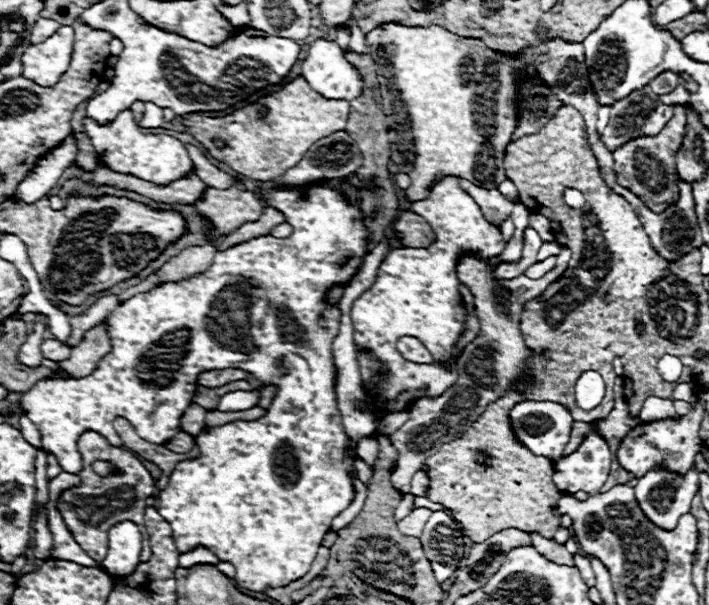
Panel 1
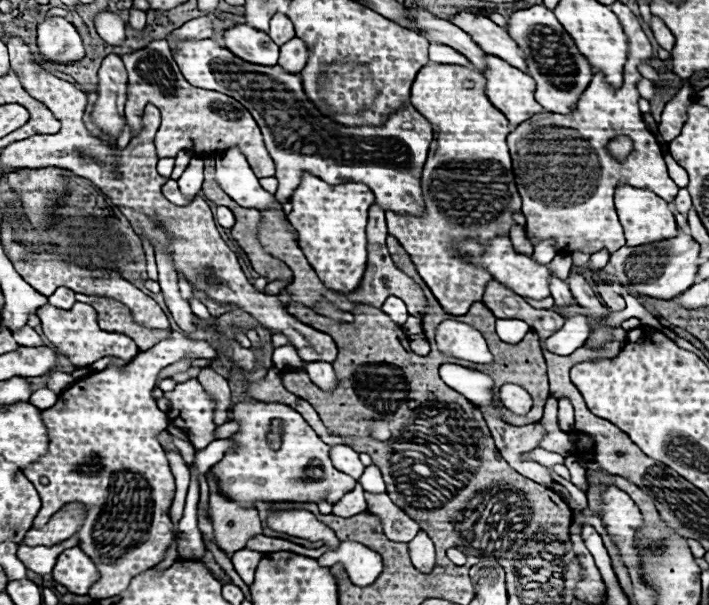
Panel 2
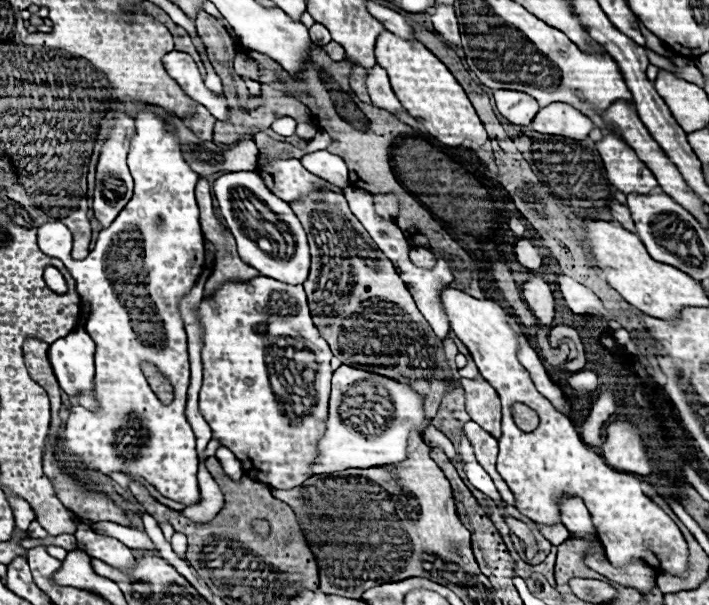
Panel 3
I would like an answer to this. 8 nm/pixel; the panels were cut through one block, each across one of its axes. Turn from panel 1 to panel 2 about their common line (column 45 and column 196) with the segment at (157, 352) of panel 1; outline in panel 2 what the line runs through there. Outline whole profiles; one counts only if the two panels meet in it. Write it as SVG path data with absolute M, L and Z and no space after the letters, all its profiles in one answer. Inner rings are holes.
M198 380L182 382L172 392L166 392L166 396L170 398L170 422L182 430L188 430L190 442L196 450L202 450L216 440L216 424L212 422L214 402Z

